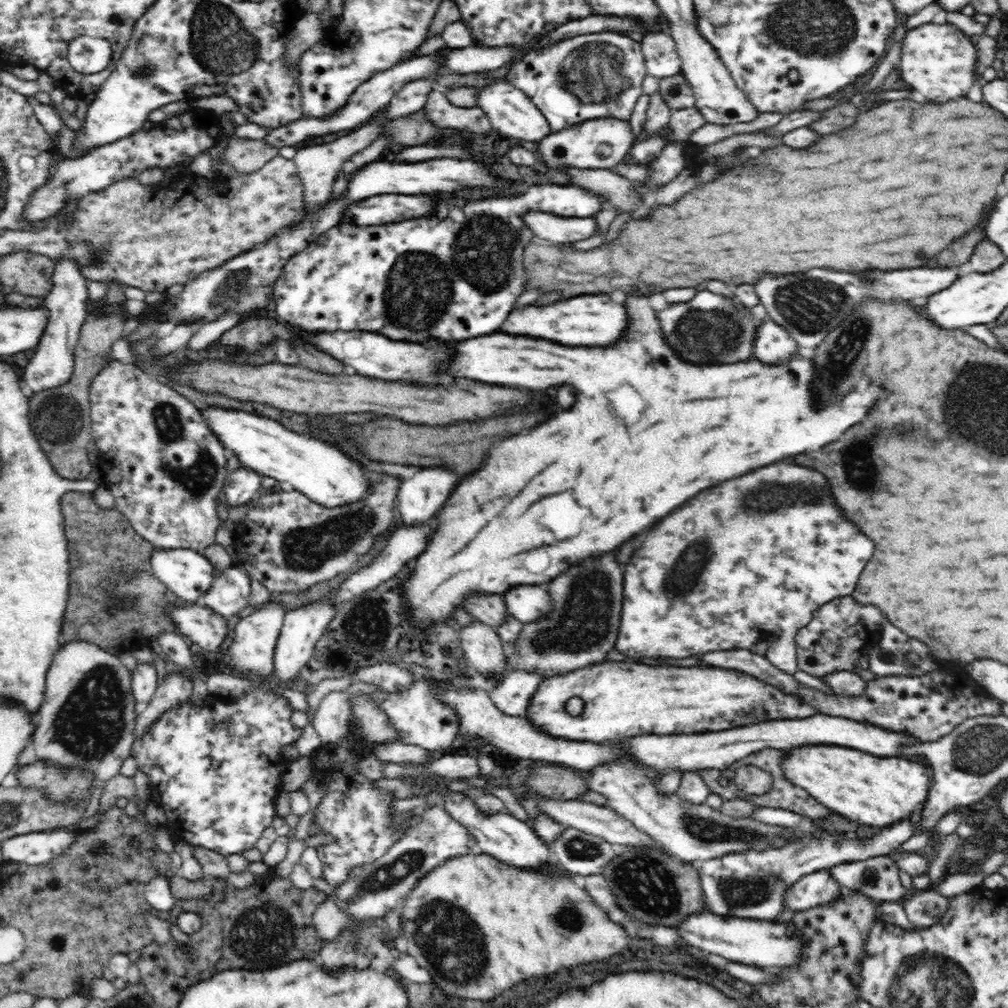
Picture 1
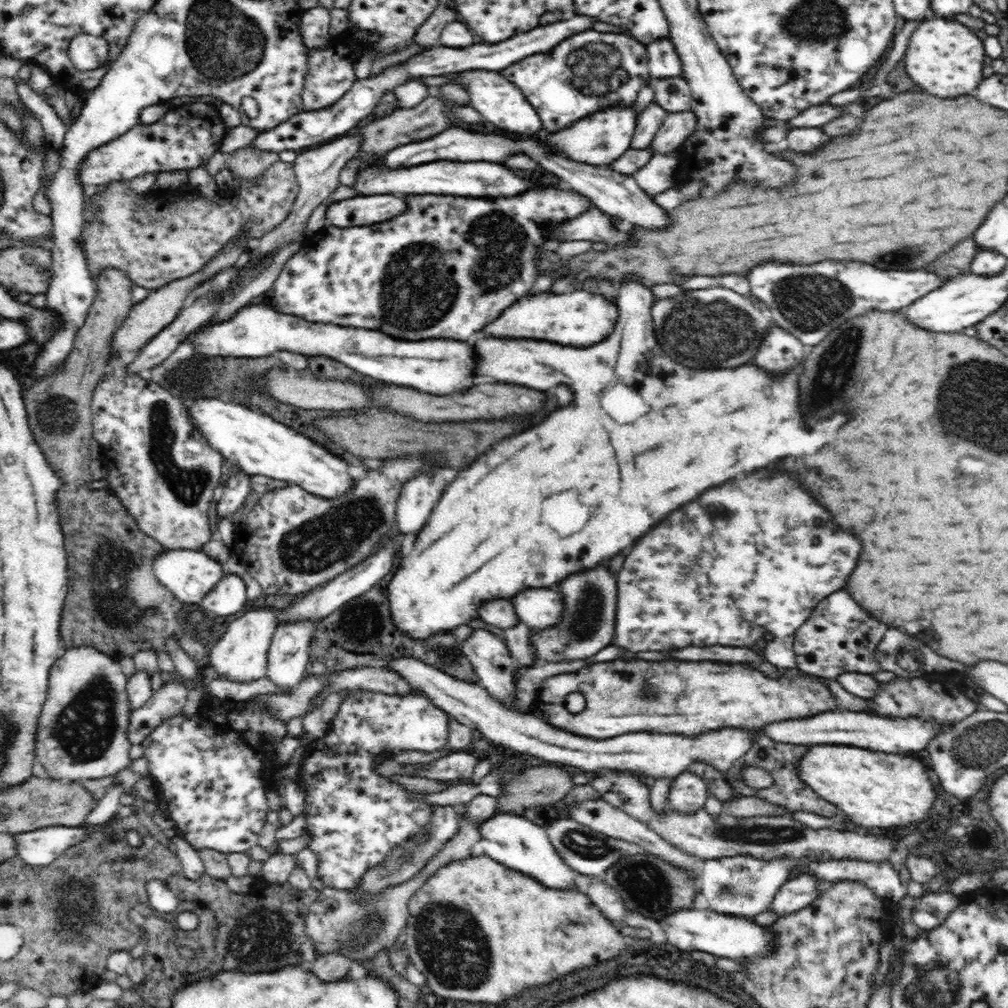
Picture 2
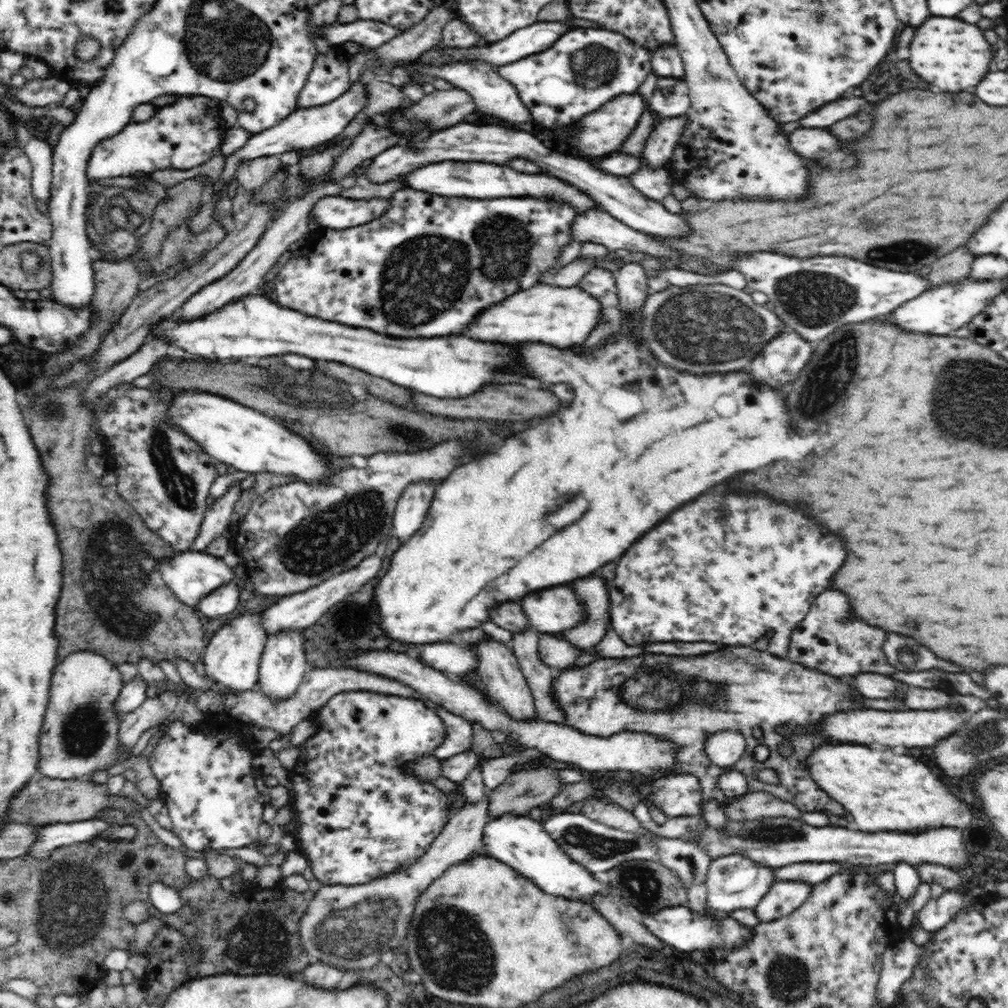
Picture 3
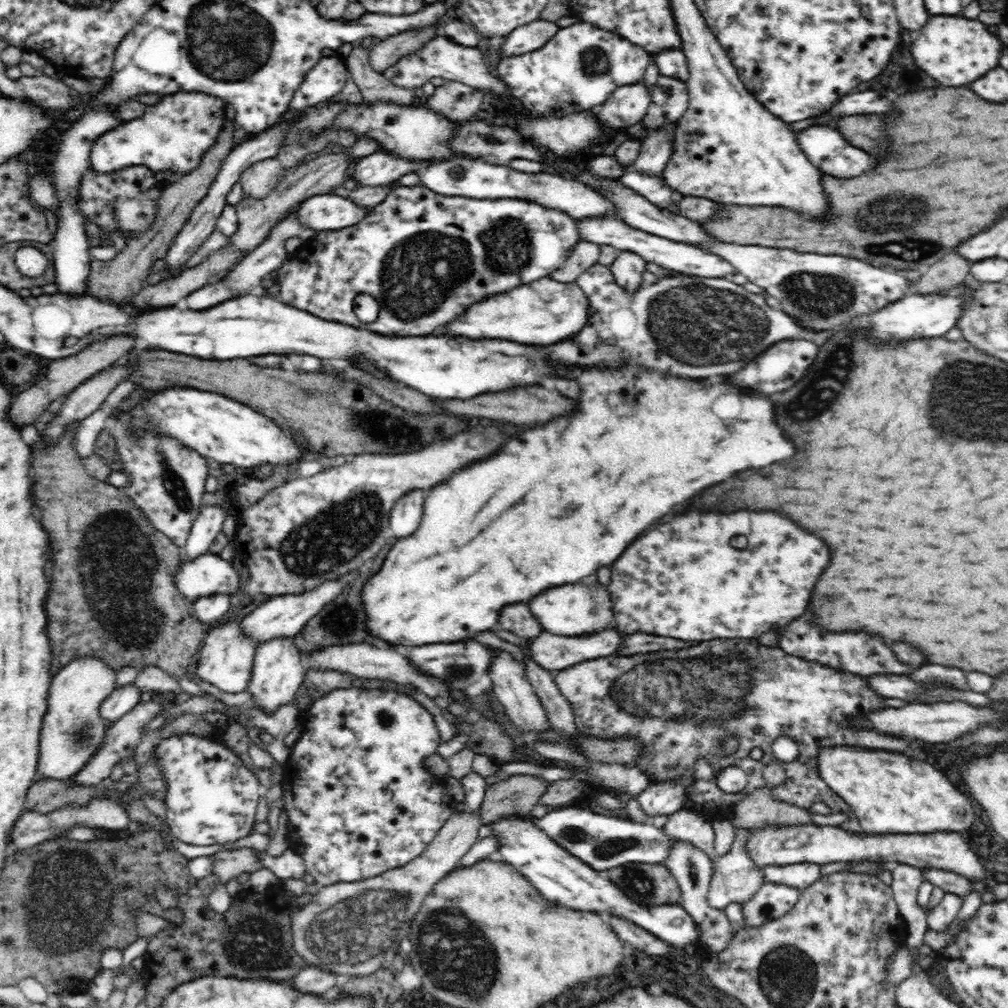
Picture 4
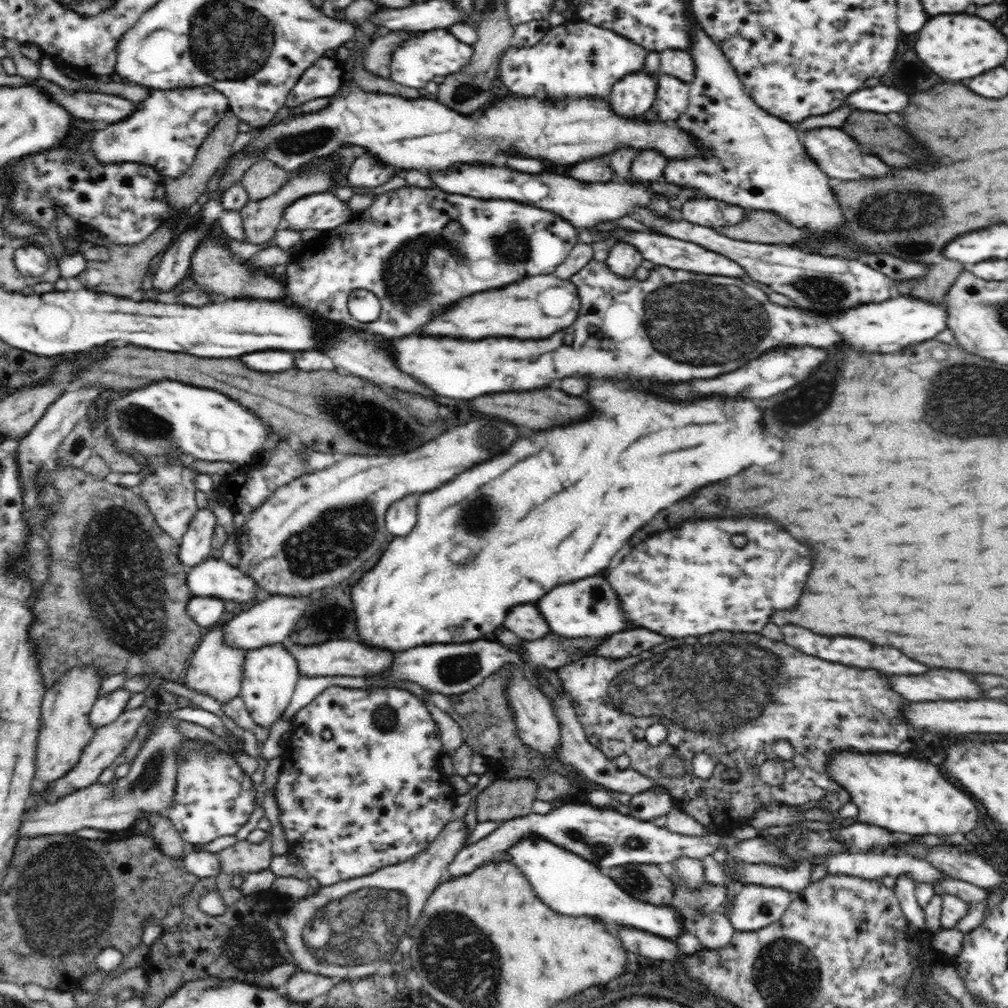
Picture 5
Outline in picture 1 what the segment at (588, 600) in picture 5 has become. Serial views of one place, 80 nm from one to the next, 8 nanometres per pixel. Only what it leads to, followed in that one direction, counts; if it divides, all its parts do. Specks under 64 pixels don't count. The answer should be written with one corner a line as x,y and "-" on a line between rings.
514,586
502,596
508,614
522,624
538,622
552,610
552,600
540,586

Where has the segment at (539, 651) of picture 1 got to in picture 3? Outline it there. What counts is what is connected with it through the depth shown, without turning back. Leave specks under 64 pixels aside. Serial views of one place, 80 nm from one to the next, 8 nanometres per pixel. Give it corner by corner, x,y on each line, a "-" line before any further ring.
598,572
596,574
597,576
592,576
592,578
568,583
570,589
578,595
577,598
583,604
586,620
580,622
576,628
551,634
566,642
571,642
581,650
594,648
610,630
609,590
611,586
607,585

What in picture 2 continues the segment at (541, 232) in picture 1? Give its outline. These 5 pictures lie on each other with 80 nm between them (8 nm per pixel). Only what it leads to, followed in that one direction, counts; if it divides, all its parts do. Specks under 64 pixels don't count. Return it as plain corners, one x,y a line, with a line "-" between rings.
588,210
586,214
580,214
572,222
562,222
560,226
554,226
552,234
560,242
568,240
592,240
592,242
610,242
610,244
622,244
630,242
630,234
624,234
612,226
612,220
608,220
606,214
600,210

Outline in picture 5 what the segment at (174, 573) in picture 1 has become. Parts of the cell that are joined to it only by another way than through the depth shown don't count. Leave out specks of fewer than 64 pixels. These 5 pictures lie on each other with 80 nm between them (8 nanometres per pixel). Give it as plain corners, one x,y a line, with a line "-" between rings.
213,556
186,572
192,597
216,596
222,600
248,602
254,596
265,596
251,577

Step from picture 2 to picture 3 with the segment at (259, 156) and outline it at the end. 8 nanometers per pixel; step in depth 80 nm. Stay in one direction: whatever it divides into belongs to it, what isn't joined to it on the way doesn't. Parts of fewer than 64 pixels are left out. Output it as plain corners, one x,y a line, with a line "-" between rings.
277,155
261,156
241,162
235,178
241,190
252,194
280,168
282,163

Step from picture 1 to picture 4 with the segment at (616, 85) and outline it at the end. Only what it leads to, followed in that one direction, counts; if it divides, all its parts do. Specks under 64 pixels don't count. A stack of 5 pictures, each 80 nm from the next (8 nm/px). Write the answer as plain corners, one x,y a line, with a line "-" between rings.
580,21
568,27
559,27
552,38
540,46
538,50
520,54
520,56
504,56
495,62
496,75
509,87
526,110
536,116
564,116
572,112
590,110
592,106
604,104
610,94
628,84
640,83
650,64
652,54
641,46
630,42
627,38

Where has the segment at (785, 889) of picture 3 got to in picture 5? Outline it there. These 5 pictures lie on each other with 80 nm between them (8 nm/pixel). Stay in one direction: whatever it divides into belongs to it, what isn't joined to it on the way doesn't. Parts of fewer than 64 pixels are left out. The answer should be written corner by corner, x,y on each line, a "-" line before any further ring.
747,884
743,885
741,891
735,896
733,905
729,913
726,912
726,916
736,931
760,930
780,920
786,908
790,906
790,902
792,902
792,895
788,890
780,889
780,887

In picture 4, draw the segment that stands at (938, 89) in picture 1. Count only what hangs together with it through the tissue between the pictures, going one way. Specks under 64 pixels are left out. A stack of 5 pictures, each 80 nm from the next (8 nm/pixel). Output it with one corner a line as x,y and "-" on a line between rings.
932,16
928,24
917,32
918,38
912,42
912,56
916,66
932,76
940,86
950,88
966,86
984,76
988,70
996,68
1004,47
982,22
958,16

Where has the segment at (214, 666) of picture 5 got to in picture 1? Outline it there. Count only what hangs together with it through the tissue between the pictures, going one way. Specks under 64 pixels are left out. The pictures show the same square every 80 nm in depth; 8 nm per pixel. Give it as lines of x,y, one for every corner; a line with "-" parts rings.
268,601
262,608
258,608
254,613
242,618
234,626
232,644
228,647
227,653
222,654
220,661
233,672
271,677
274,670
274,650
276,650
276,642
280,636
286,613
286,609
281,603

